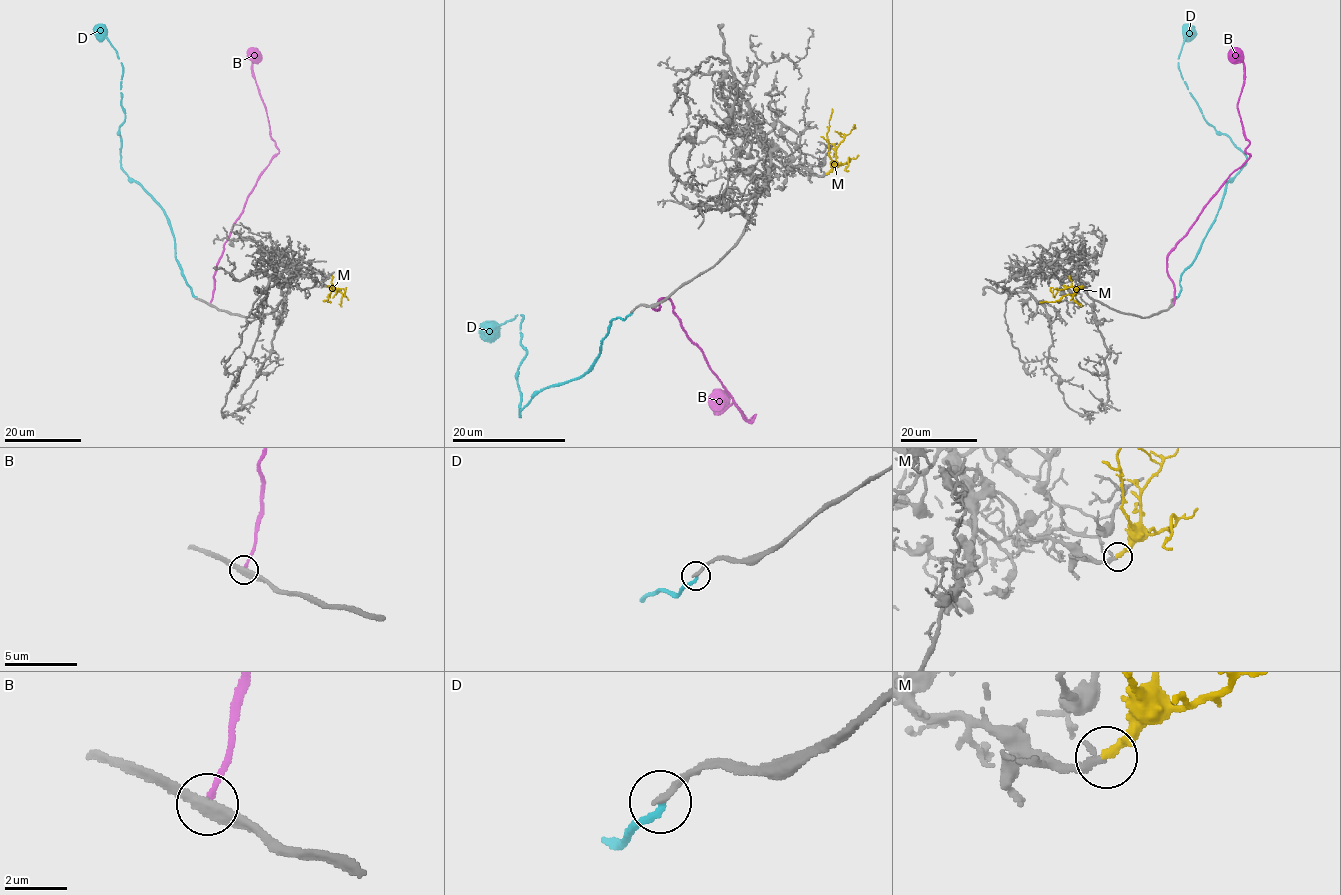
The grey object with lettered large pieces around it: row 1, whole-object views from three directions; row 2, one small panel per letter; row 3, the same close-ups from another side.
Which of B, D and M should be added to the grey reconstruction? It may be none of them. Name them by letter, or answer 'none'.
M

